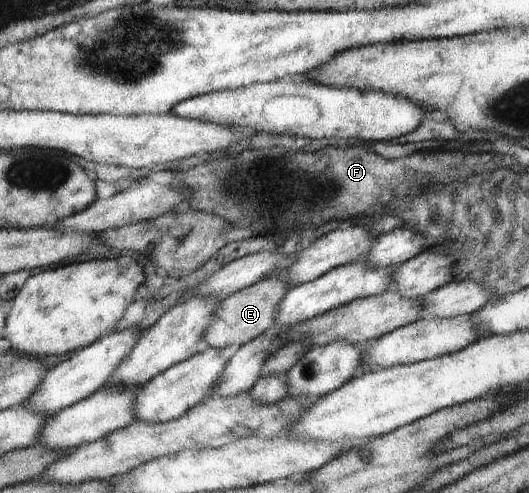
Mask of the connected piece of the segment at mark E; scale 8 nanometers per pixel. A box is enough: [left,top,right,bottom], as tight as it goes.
[203,276,288,349]

